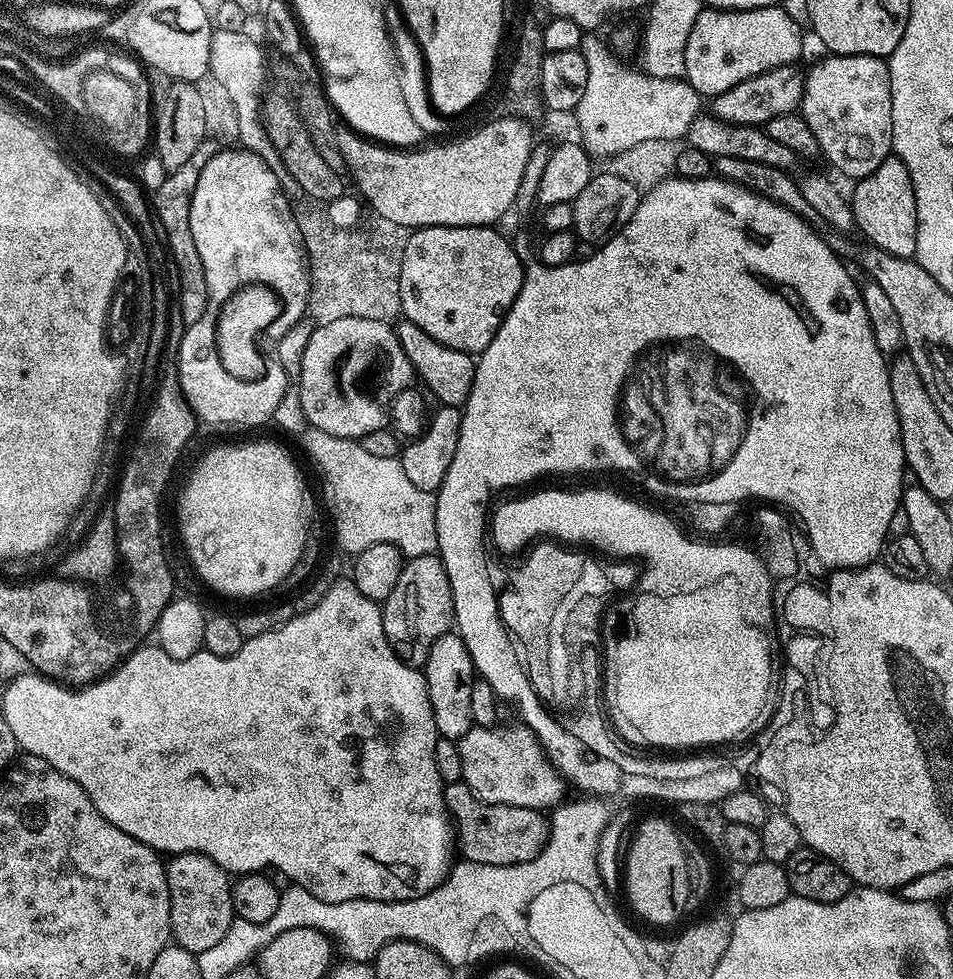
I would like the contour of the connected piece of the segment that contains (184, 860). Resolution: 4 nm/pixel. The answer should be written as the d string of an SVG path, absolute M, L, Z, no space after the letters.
M181 852L167 861L170 890L170 922L172 940L180 947L197 953L226 938L234 913L232 910L233 881L218 862L197 852Z

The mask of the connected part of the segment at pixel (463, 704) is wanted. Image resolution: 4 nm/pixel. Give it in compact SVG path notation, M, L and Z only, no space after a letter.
M449 630L438 637L434 646L430 646L422 671L430 694L430 706L434 710L437 733L443 739L459 742L474 726L470 714L470 693L474 691L474 682L478 678L470 650L466 650L466 642L462 642L459 632Z

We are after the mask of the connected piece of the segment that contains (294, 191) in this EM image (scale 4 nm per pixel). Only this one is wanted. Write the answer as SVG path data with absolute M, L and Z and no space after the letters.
M295 186L289 187L286 195L292 205L297 229L304 239L306 254L312 257L308 264L312 289L308 295L307 315L316 324L338 322L338 318L374 318L385 322L395 321L401 315L400 275L396 272L396 260L402 260L400 232L396 232L392 224L384 224L382 219L372 220L372 224L368 224L368 232L360 232L360 236L348 236L348 232L336 232L336 228L328 224L328 216L318 216L318 205L321 201L312 204L312 196L307 196L301 188Z

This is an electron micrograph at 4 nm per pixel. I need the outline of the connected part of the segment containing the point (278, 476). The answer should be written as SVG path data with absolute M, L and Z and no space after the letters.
M260 440L257 444L228 444L225 448L212 448L196 464L192 477L184 484L180 492L180 536L184 539L184 548L196 567L196 572L216 592L224 596L256 596L259 592L268 592L276 588L296 568L296 563L304 556L304 543L308 540L308 492L304 489L304 480L296 469L294 461L288 457L284 448Z

